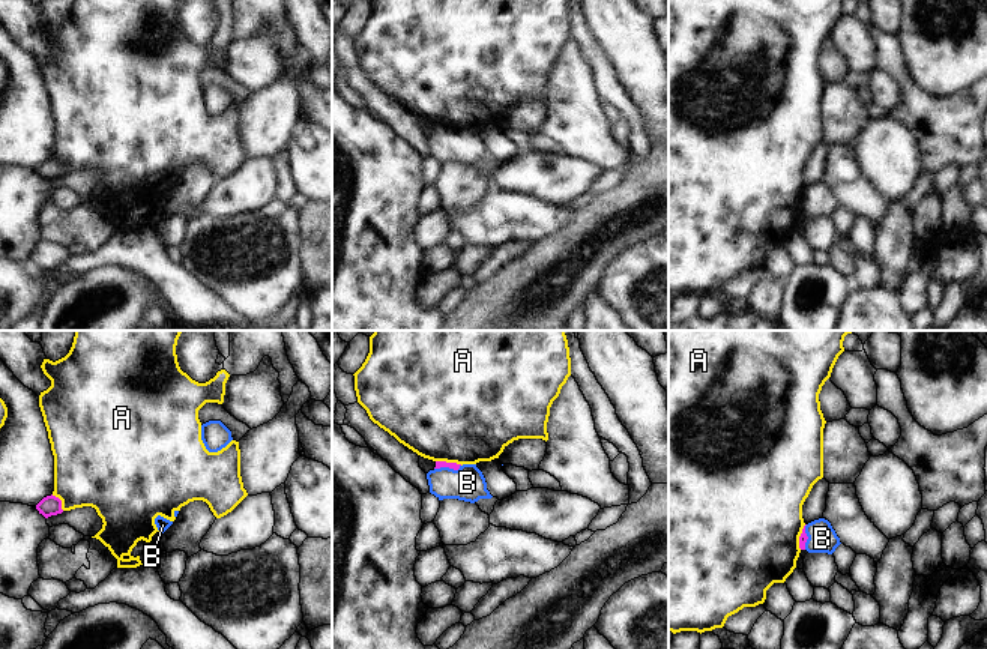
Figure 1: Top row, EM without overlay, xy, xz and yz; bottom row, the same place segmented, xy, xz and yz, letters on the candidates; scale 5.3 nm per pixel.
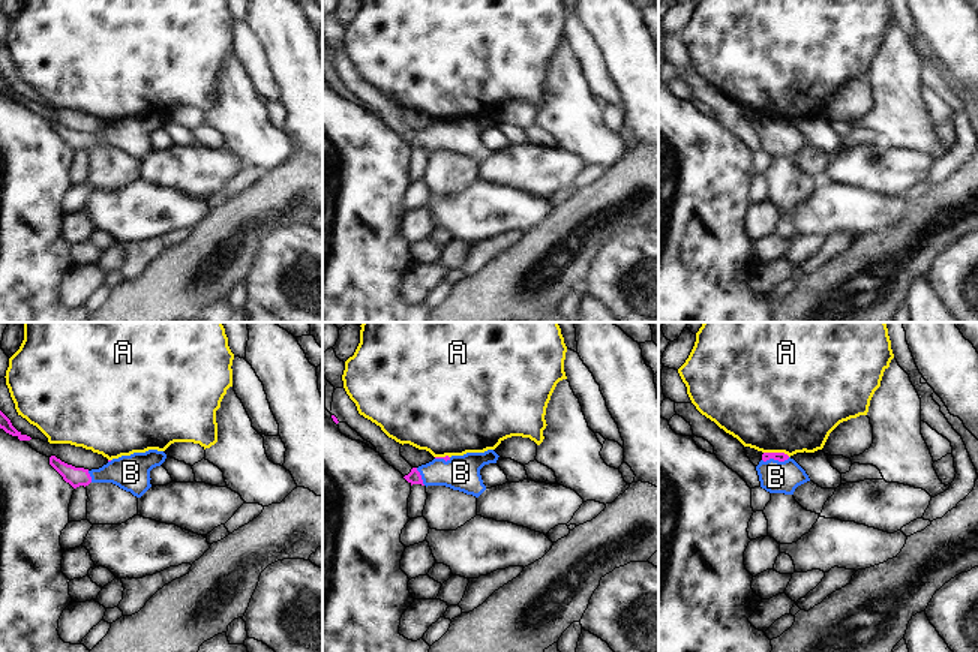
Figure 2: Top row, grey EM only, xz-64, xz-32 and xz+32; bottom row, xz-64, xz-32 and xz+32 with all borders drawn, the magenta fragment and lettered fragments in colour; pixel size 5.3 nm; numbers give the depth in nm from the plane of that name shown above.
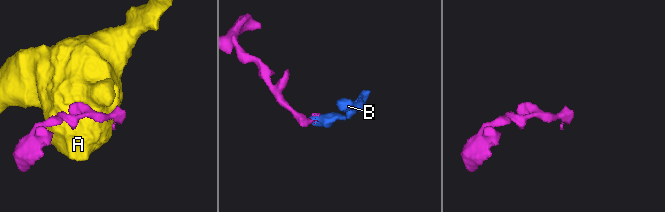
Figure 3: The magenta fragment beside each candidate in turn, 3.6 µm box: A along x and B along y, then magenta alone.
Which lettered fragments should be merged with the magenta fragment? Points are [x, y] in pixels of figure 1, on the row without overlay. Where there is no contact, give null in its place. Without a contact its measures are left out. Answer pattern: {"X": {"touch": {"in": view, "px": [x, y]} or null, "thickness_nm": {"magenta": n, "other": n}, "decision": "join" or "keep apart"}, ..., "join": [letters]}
{"A": {"touch": {"in": "xz", "px": [449, 126]}, "thickness_nm": {"magenta": 40, "other": 480}, "decision": "keep apart"}, "B": {"touch": {"in": "xz", "px": [448, 129]}, "thickness_nm": {"magenta": 40, "other": 180}, "decision": "join"}, "join": ["B"]}

